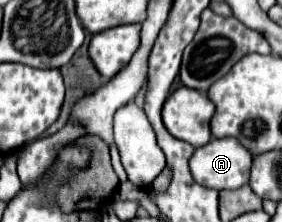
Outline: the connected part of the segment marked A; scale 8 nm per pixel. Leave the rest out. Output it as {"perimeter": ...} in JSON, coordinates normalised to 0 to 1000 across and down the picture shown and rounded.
{"perimeter":[[[823,617],[745,626],[745,644],[702,662],[674,707],[688,815],[766,860],[872,833],[887,743],[894,698]]]}

